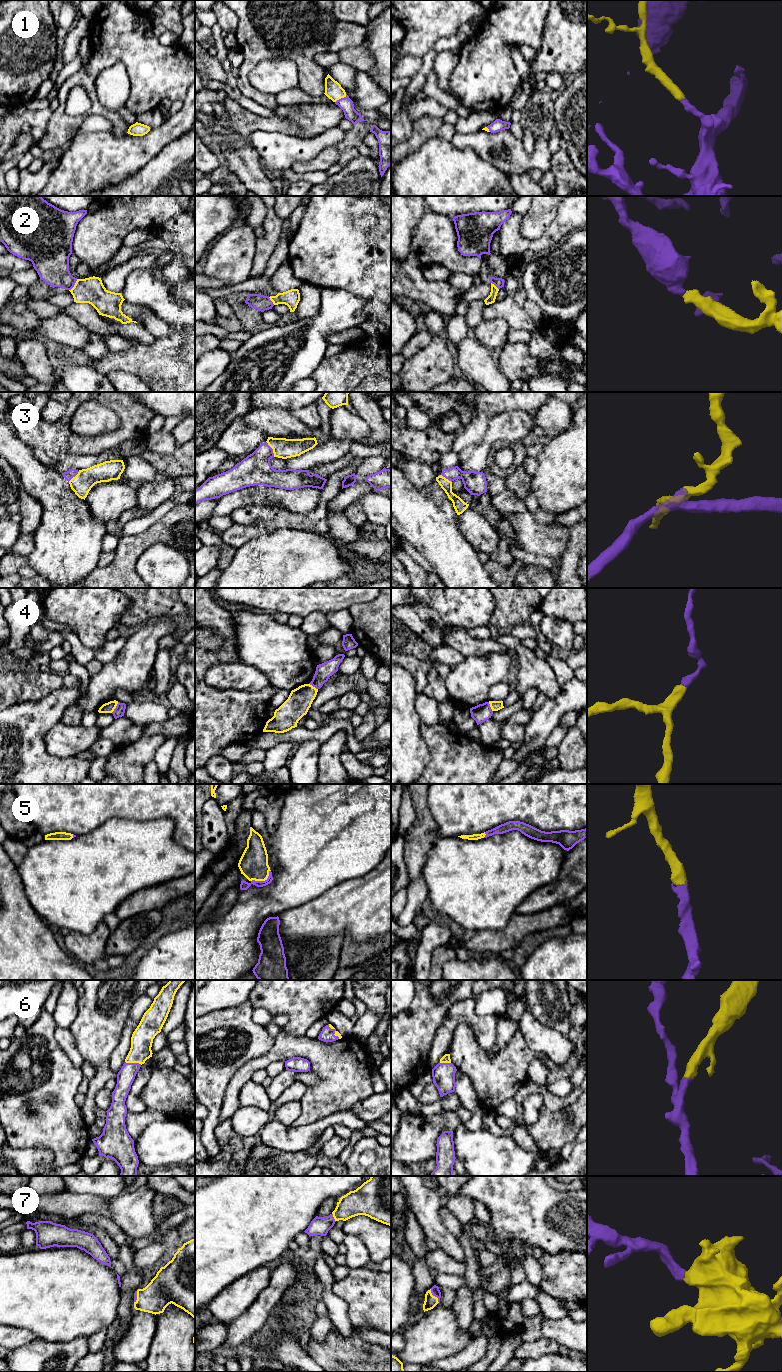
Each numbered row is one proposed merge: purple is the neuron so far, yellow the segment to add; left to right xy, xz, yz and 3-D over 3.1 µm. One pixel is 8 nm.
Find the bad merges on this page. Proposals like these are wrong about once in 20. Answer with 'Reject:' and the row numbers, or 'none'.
Reject: 4

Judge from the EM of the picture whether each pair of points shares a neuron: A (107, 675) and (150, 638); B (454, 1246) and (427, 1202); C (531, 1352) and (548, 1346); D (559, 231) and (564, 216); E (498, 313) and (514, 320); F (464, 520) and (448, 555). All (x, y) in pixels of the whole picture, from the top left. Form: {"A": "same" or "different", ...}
{"A": "same", "B": "same", "C": "same", "D": "same", "E": "same", "F": "different"}

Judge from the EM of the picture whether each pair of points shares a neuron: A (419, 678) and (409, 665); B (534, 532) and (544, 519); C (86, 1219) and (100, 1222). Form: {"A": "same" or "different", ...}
{"A": "same", "B": "different", "C": "same"}

